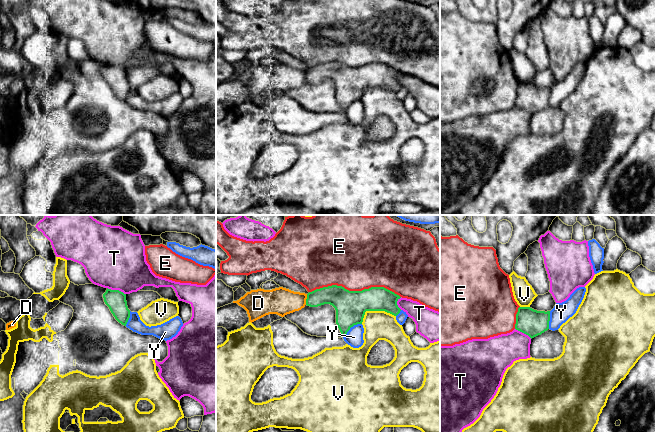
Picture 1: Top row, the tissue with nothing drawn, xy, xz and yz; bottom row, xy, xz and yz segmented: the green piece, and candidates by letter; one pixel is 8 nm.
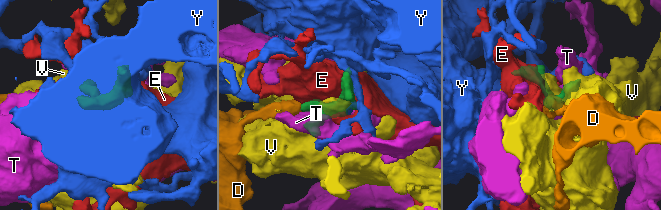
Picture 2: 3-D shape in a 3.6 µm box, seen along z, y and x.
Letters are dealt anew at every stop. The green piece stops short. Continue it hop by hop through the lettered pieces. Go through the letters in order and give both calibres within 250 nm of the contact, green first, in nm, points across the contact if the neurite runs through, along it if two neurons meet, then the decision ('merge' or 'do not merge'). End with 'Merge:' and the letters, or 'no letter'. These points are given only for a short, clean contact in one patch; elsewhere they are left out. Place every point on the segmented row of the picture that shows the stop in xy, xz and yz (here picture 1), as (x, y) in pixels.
D: 170 nm thick on the green side, 220 nm on the other; border along xz (307, 294), (305, 304); do not merge
E: 240 nm thick on the green side, 480 nm on the other; do not merge
T: 160 nm thick on the green side, 480 nm on the other; do not merge
V: 240 nm thick on the green side, 240 nm on the other; do not merge
Y: 240 nm thick on the green side, 140 nm on the other; do not merge
Merge: no letter

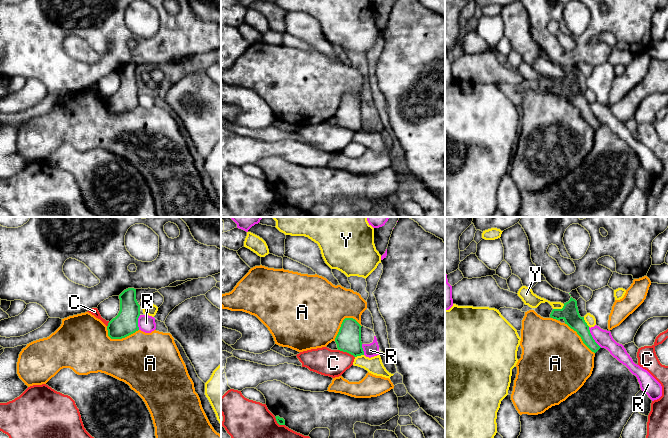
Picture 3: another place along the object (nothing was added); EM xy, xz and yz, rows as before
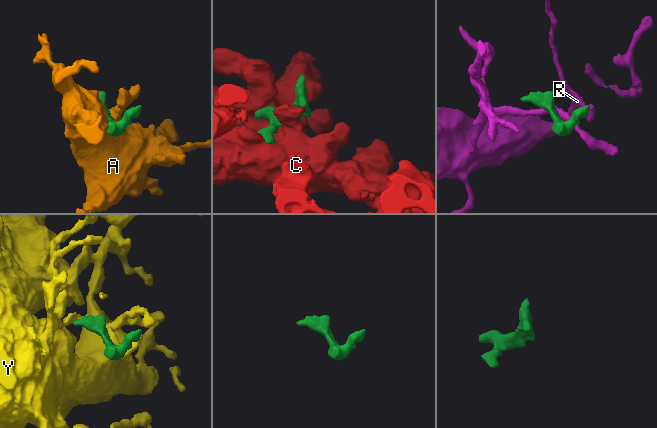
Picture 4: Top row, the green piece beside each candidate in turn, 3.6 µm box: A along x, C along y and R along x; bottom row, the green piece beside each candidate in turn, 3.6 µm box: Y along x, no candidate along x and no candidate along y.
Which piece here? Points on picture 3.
A: 190 nm thick on the green side, 440 nm on the other; do not merge
C: 200 nm thick on the green side, 220 nm on the other; do not merge
R: 140 nm thick on the green side, 140 nm on the other; border along yz (588, 327), (592, 338), (601, 347); do not merge
Y: 140 nm thick on the green side, 110 nm on the other; do not merge
Merge: no letter

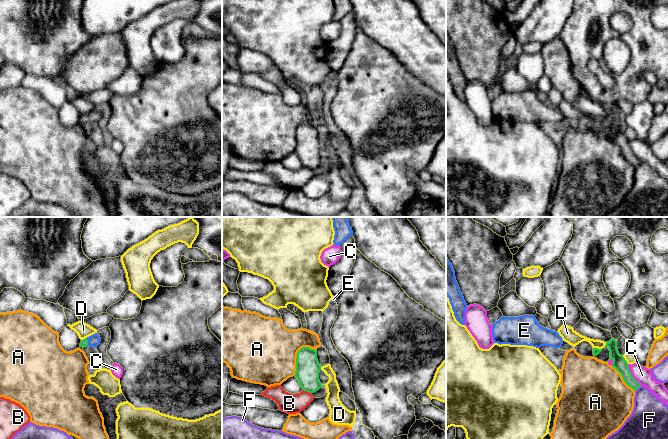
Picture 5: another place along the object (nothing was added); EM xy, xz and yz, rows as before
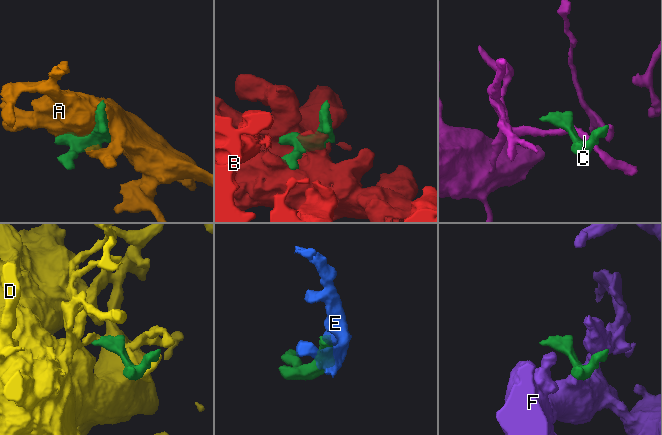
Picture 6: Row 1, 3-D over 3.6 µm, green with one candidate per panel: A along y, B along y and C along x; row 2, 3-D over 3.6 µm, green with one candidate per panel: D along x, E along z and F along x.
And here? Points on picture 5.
A: 190 nm thick on the green side, 480 nm on the other; do not merge
B: 190 nm thick on the green side, 160 nm on the other; do not merge
C: 110 nm thick on the green side, 140 nm on the other; border along yz (627, 364), (631, 375), (641, 385); do not merge
D: 110 nm thick on the green side, 80 nm on the other; do not merge
E: 60 nm thick on the green side, 100 nm on the other; runs through xy (84, 343), (87, 342), (94, 340); merge
F: 110 nm thick on the green side, 280 nm on the other; do not merge
Merge: E

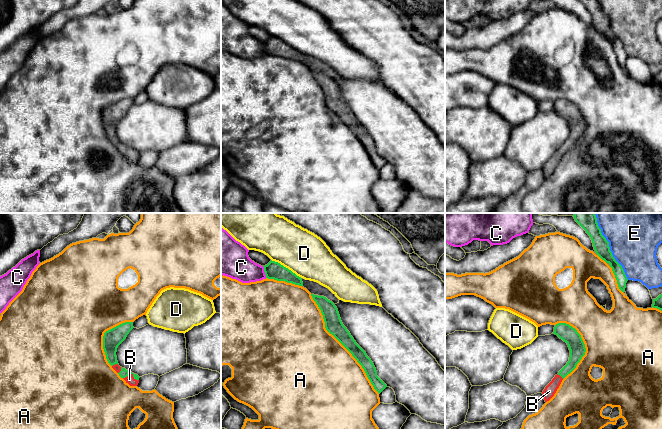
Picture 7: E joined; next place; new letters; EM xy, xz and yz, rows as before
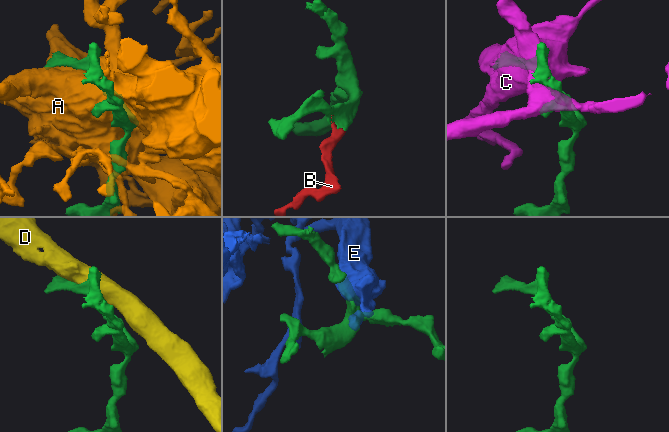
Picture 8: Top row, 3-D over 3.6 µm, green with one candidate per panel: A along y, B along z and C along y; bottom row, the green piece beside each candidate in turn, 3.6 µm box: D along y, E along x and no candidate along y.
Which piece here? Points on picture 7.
A: 140 nm thick on the green side, 500 nm on the other; do not merge
B: 70 nm thick on the green side, 70 nm on the other; runs through xy (123, 373), (131, 373), (129, 379); merge
C: 140 nm thick on the green side, 240 nm on the other; do not merge
D: 140 nm thick on the green side, 360 nm on the other; do not merge
E: 140 nm thick on the green side, 460 nm on the other; do not merge
Merge: B

